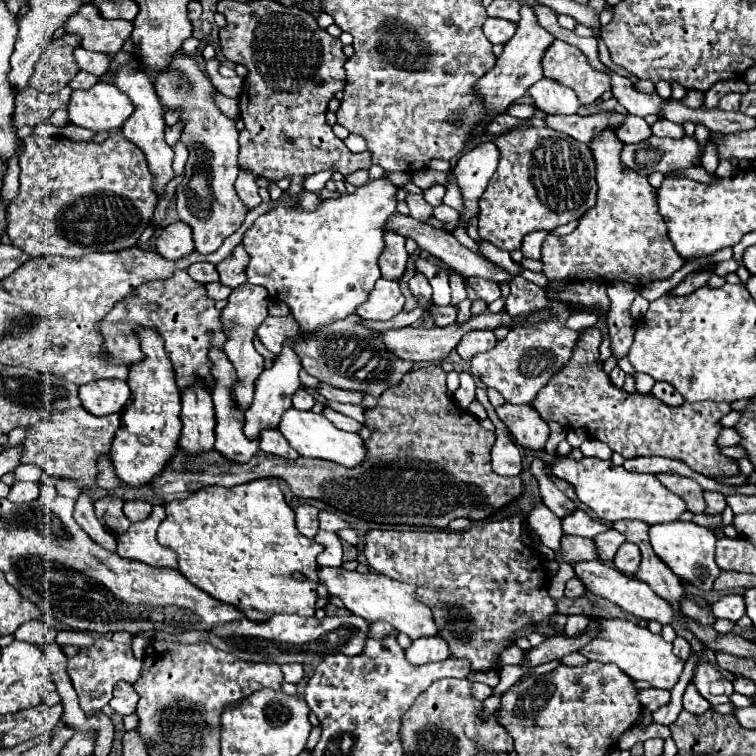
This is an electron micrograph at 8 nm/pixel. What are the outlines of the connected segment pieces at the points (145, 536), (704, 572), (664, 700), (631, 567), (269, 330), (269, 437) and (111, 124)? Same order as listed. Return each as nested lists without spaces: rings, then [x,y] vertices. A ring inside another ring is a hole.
[[[153,505],[149,517],[131,524],[127,532],[117,539],[117,554],[121,557],[141,557],[135,561],[153,565],[153,567],[177,567],[177,555],[157,543],[155,535],[165,517],[163,505]]]
[[[675,521],[675,523],[663,523],[663,525],[651,525],[649,529],[651,547],[653,551],[665,561],[665,565],[671,567],[679,579],[693,583],[695,587],[707,591],[713,587],[715,577],[719,575],[719,567],[715,563],[715,533],[709,527],[701,527],[693,521]]]
[[[649,687],[649,689],[637,691],[637,695],[639,695],[641,705],[645,709],[649,709],[649,711],[657,711],[659,707],[663,707],[663,705],[669,703],[669,691],[659,691],[659,689]]]
[[[623,543],[613,559],[613,567],[625,575],[635,575],[635,571],[639,569],[641,563],[641,551],[637,545],[633,543]]]
[[[267,317],[261,327],[257,329],[259,341],[275,355],[279,355],[281,351],[281,343],[287,337],[295,337],[297,335],[297,323],[295,319],[287,317]]]
[[[271,427],[267,431],[263,431],[263,435],[261,435],[261,451],[279,455],[279,457],[287,457],[287,459],[295,459],[295,451],[291,451],[291,445],[287,443],[287,439],[283,439],[283,435],[279,435],[279,429],[271,431]]]
[[[97,81],[91,89],[73,91],[69,121],[91,131],[111,131],[133,113],[133,103],[115,85]]]

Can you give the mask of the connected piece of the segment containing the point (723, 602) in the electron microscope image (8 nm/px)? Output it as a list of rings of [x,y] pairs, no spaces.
[[[725,595],[717,603],[711,605],[711,611],[713,611],[715,617],[737,621],[737,619],[741,619],[745,615],[743,595]]]

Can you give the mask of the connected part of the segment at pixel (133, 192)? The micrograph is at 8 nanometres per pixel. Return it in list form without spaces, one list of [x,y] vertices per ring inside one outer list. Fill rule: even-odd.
[[[121,131],[109,135],[103,143],[71,141],[65,137],[29,135],[23,139],[25,151],[19,157],[19,193],[7,207],[7,235],[11,243],[31,257],[67,257],[79,259],[95,251],[121,251],[133,247],[141,233],[149,227],[157,193],[153,173],[145,155],[129,143]]]

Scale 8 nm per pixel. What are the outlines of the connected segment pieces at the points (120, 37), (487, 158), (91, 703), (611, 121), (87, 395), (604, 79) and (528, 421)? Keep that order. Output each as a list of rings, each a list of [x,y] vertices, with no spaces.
[[[93,1],[83,3],[77,13],[69,15],[63,29],[81,37],[81,45],[89,51],[117,53],[131,35],[133,25],[117,19],[103,19]]]
[[[483,141],[479,145],[475,145],[471,151],[467,151],[457,161],[453,173],[457,177],[457,185],[463,191],[465,223],[479,211],[477,201],[479,201],[481,193],[485,191],[491,175],[495,173],[497,161],[499,161],[499,149],[495,147],[493,141]]]
[[[107,637],[95,639],[91,647],[81,647],[77,655],[69,657],[67,661],[69,677],[73,681],[73,687],[79,695],[79,703],[87,715],[93,715],[95,711],[101,711],[111,701],[111,691],[117,681],[135,683],[141,673],[141,659],[135,659],[133,651],[125,643],[117,643]]]
[[[597,113],[597,115],[589,115],[589,117],[581,117],[581,115],[545,115],[543,121],[549,129],[565,133],[581,143],[589,143],[593,139],[595,133],[599,133],[601,129],[609,127],[617,127],[621,121],[625,119],[625,115],[619,113]]]
[[[121,379],[91,381],[79,387],[79,399],[83,407],[93,415],[111,415],[119,413],[131,397],[131,391]]]
[[[557,39],[543,57],[543,73],[545,77],[571,87],[577,93],[581,105],[589,105],[605,91],[611,91],[611,69],[595,71],[577,47]]]
[[[503,403],[495,409],[499,419],[507,425],[515,443],[529,449],[543,449],[549,437],[549,425],[539,419],[539,413],[531,405]]]

